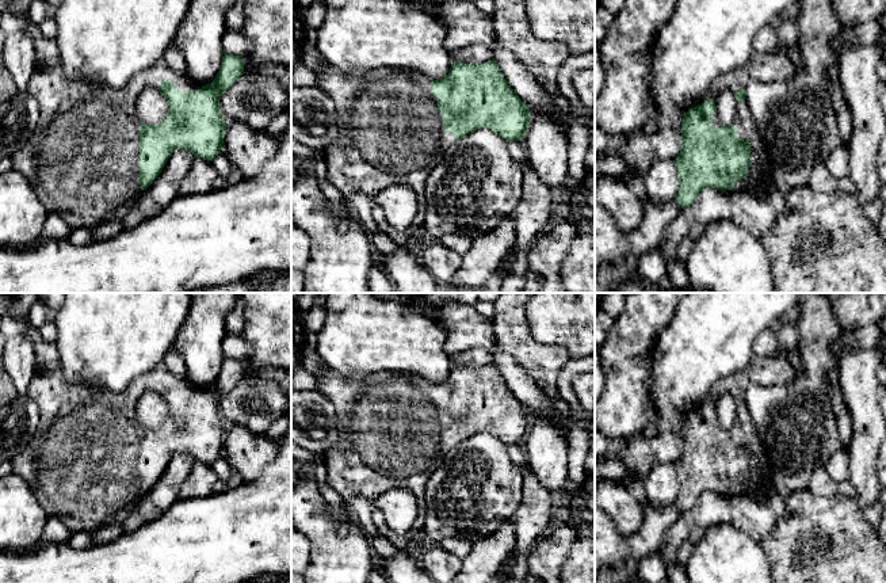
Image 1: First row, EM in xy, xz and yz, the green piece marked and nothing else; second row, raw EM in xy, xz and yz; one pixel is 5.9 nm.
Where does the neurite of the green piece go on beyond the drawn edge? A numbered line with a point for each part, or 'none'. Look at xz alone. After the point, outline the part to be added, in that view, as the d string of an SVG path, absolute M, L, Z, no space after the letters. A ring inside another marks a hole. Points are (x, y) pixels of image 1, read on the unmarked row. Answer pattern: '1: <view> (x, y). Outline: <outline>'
1: xz (390, 435). Outline: M326 367L316 374L317 392L336 408L337 443L324 453L326 484L343 498L375 500L393 488L409 489L417 499L417 517L405 534L393 531L383 514L374 508L377 530L400 550L423 533L425 485L457 442L443 433L443 419L432 399L432 382L406 373L377 373L344 377Z

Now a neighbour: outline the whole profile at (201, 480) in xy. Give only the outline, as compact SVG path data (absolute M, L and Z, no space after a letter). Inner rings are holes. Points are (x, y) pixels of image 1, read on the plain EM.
M195 461L192 470L180 487L179 499L205 498L213 494L217 480L211 465Z

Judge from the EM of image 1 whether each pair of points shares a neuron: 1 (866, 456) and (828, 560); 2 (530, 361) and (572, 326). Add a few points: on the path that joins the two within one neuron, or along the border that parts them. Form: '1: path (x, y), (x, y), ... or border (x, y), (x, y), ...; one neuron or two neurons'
1: path (865, 481), (865, 496), (833, 528), (833, 534); one neuron
2: border (527, 322), (538, 342), (561, 345), (571, 358); two neurons

